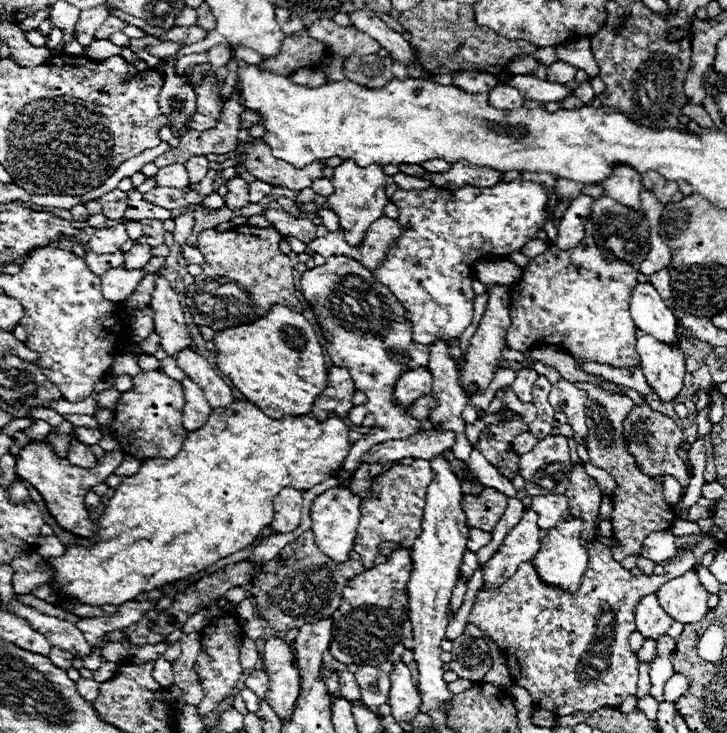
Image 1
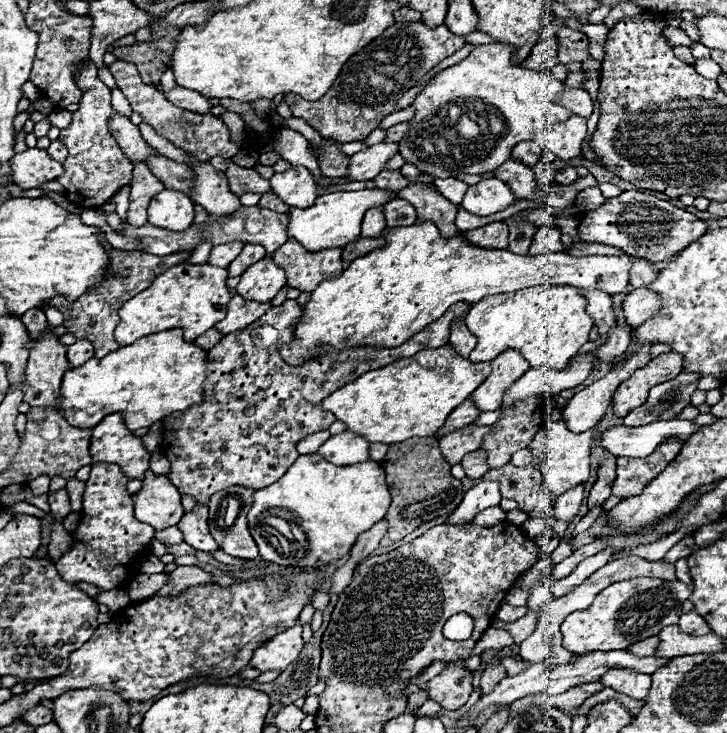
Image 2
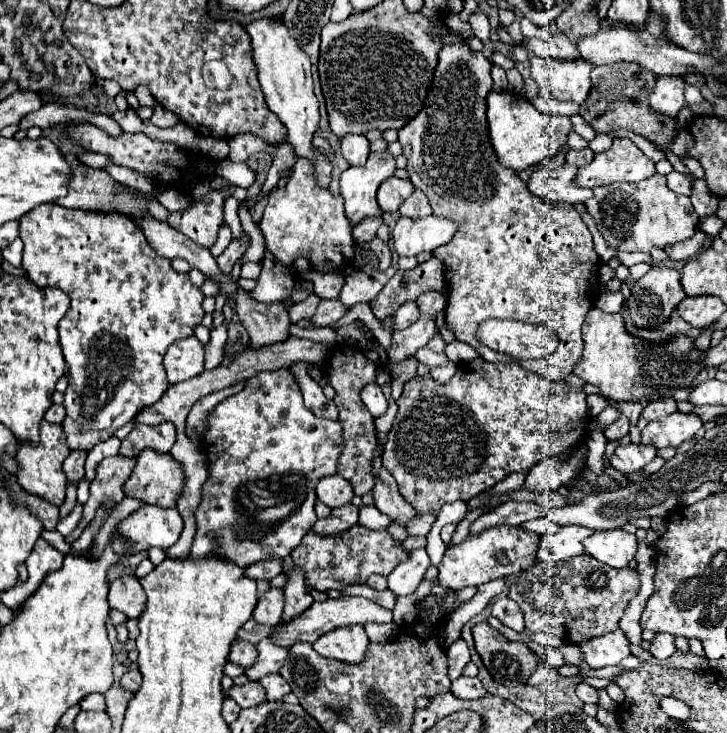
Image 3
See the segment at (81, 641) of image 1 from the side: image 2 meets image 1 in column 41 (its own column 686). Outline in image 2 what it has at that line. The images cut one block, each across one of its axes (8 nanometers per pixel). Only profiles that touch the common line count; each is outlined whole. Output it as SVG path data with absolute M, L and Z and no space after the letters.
M694 610L682 614L678 624L680 624L680 630L682 630L682 632L692 632L692 634L696 634L696 636L700 636L700 634L704 634L704 632L710 632L706 620L704 620L700 614L696 614Z

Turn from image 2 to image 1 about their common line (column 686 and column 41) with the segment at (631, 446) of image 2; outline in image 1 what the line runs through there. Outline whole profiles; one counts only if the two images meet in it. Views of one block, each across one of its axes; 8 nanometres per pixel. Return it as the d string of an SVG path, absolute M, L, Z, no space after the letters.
M36 420L34 426L26 428L26 434L30 436L30 440L44 440L50 432L52 432L52 426L44 420Z

